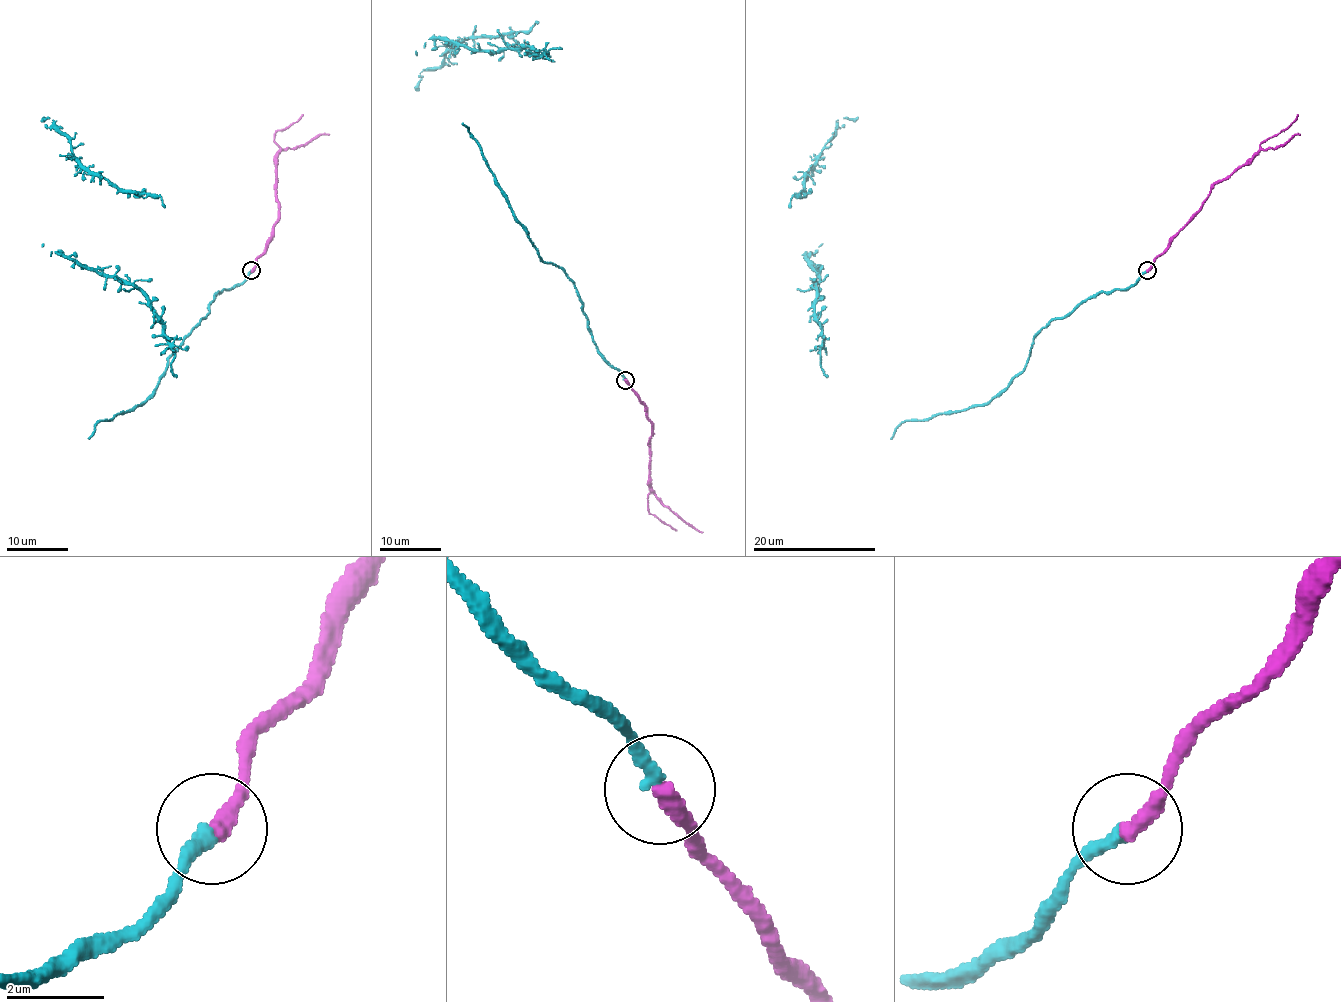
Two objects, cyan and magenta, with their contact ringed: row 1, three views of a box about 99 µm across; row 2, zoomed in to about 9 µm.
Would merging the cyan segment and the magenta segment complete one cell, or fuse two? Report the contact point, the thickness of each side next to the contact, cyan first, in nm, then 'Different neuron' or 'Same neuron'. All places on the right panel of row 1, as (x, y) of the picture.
Place: (1147, 270). Thickness 280 nm (cyan) against 380 nm. Same neuron

